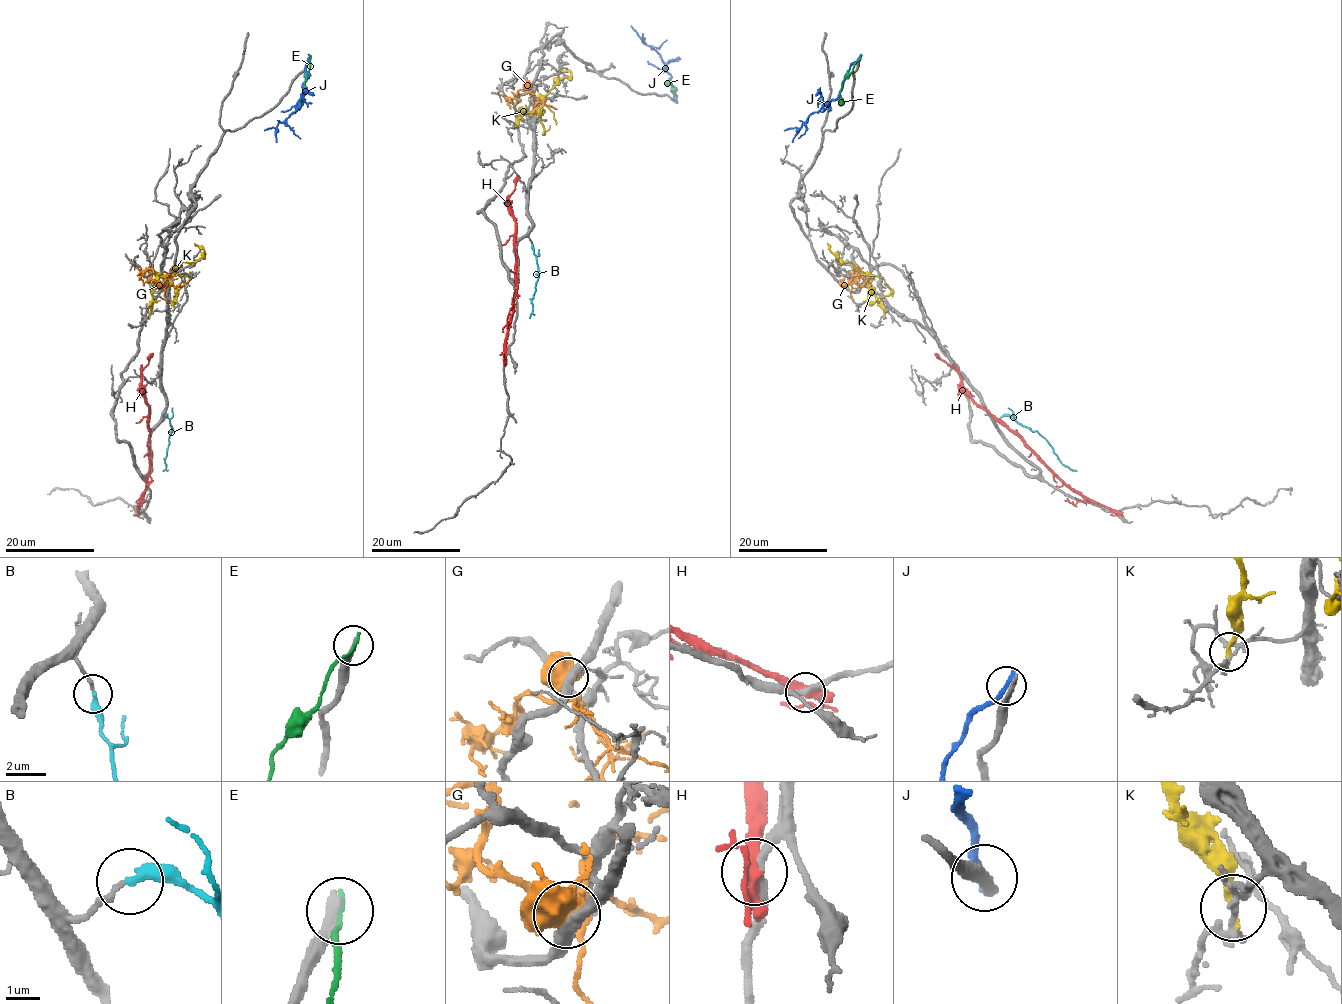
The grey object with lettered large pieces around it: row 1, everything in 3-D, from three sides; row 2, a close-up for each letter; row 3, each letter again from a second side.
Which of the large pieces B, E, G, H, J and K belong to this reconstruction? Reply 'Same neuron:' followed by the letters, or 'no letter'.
Same neuron: B

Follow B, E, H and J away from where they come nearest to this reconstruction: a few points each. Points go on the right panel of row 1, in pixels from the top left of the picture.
B: (1002, 416), (1011, 416), (1034, 432), (1037, 430), (1062, 464), (1077, 470)
E: (860, 57), (841, 83), (841, 105)
H: (1116, 512), (1075, 493), (1017, 435), (976, 403), (964, 387), (961, 376), (936, 353)
J: (859, 57), (849, 67), (842, 88), (835, 100), (812, 112), (799, 127), (784, 131)

